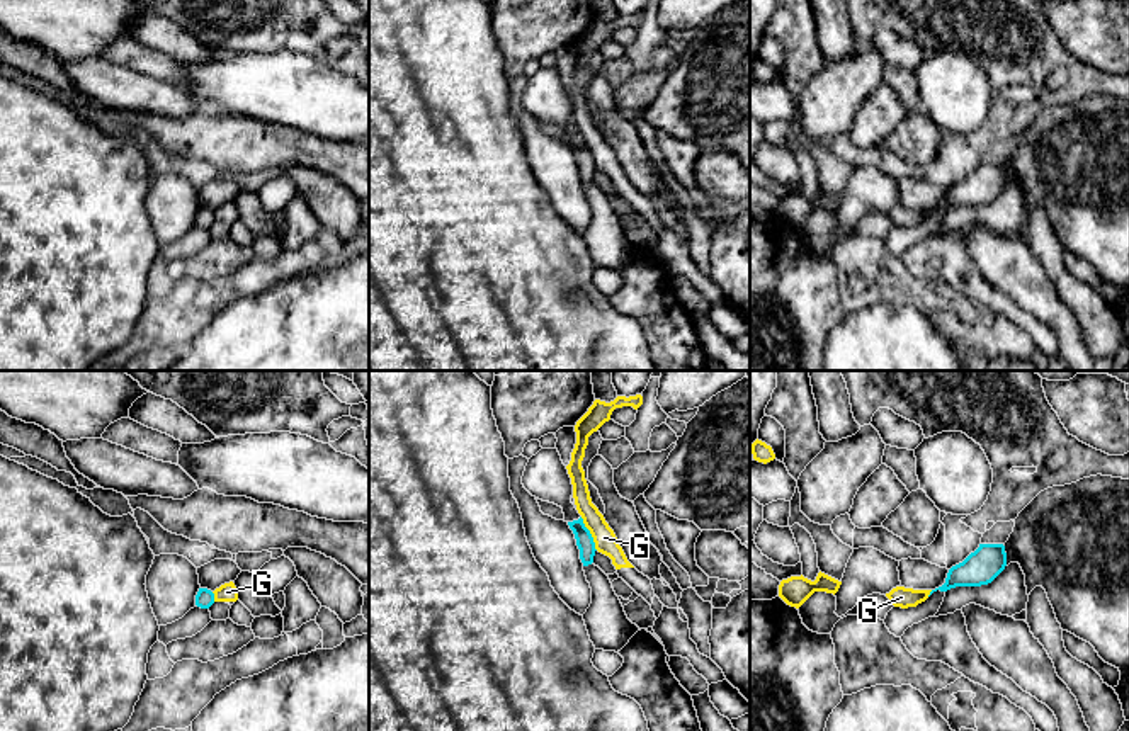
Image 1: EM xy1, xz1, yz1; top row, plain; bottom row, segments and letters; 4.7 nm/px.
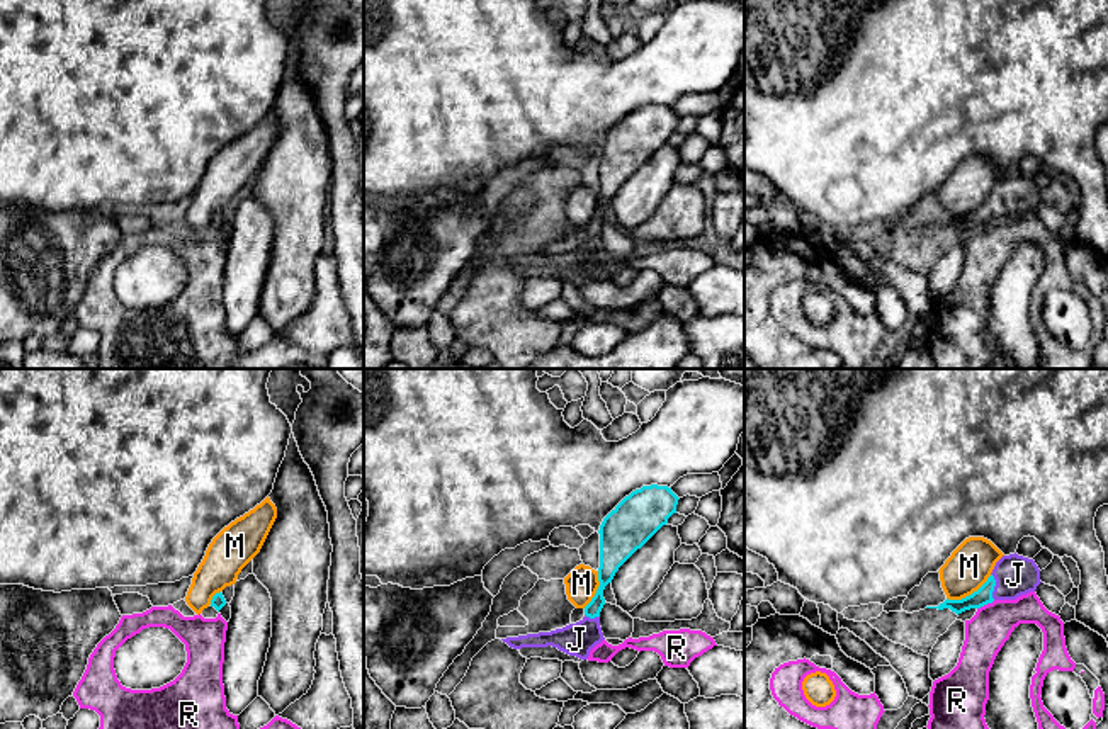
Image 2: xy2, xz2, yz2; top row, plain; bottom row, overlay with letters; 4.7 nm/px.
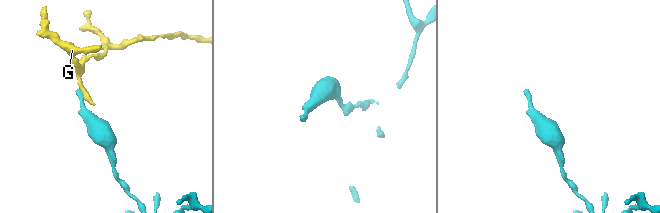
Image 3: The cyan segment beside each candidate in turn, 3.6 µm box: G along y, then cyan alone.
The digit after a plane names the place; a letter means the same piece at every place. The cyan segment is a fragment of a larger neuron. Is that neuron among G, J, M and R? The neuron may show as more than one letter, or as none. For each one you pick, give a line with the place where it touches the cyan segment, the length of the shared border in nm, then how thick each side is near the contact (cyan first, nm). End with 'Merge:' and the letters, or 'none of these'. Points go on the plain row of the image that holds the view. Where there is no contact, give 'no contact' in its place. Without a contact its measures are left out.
J: meets cyan in yz2 at (994, 204); contact 130 nm long; 80 nm thick on the cyan side, 190 nm on the other
Merge: J

